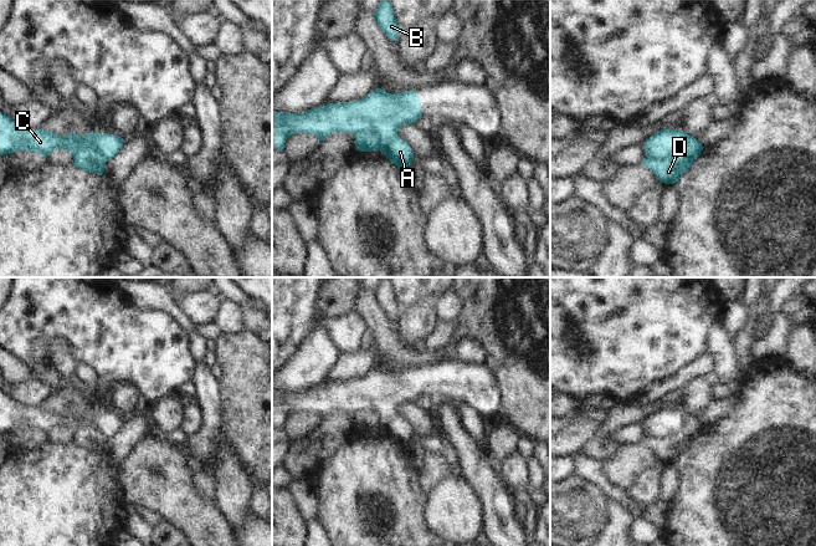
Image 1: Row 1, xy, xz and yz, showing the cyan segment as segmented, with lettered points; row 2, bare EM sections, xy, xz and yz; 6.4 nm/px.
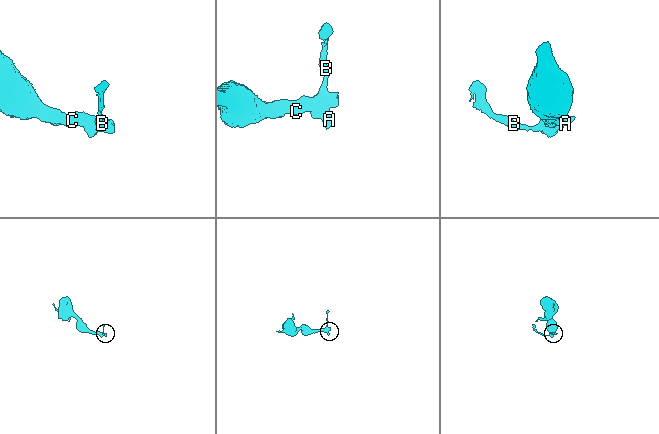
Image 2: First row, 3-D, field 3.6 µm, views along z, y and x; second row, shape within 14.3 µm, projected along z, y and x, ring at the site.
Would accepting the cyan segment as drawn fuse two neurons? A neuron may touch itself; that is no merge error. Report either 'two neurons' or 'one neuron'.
two neurons

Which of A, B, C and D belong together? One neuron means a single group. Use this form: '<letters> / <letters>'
A C / B D

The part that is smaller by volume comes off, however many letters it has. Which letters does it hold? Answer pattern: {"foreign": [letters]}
{"foreign": ["B", "D"]}

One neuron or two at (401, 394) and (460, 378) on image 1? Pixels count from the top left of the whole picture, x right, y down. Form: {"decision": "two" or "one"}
{"decision": "one"}

